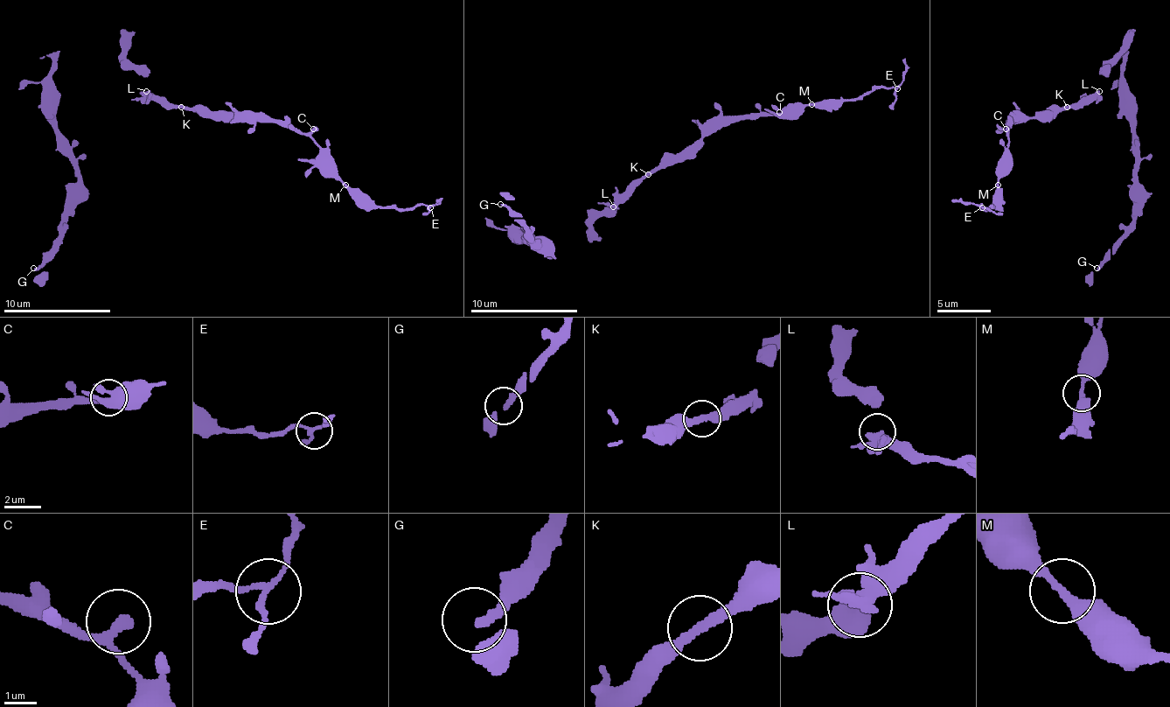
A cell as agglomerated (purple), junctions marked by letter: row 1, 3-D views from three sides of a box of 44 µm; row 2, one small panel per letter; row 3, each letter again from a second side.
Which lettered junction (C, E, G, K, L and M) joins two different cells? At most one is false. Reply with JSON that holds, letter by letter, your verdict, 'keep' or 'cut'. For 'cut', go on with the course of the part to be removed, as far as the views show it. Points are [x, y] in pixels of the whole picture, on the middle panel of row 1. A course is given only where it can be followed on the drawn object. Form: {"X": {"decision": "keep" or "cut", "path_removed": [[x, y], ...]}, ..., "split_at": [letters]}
{"C": {"decision": "keep"}, "E": {"decision": "cut", "path_removed": [[898, 88], [906, 69], [903, 59]]}, "G": {"decision": "keep"}, "K": {"decision": "keep"}, "L": {"decision": "keep"}, "M": {"decision": "keep"}, "split_at": ["E"]}

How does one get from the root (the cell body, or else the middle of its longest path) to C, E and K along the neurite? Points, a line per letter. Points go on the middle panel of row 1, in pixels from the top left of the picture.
C: (618, 204), (645, 177), (658, 169), (678, 164), (704, 136), (736, 120), (779, 112)
E: (618, 204), (723, 126), (898, 88)
K: (618, 204), (648, 174)

